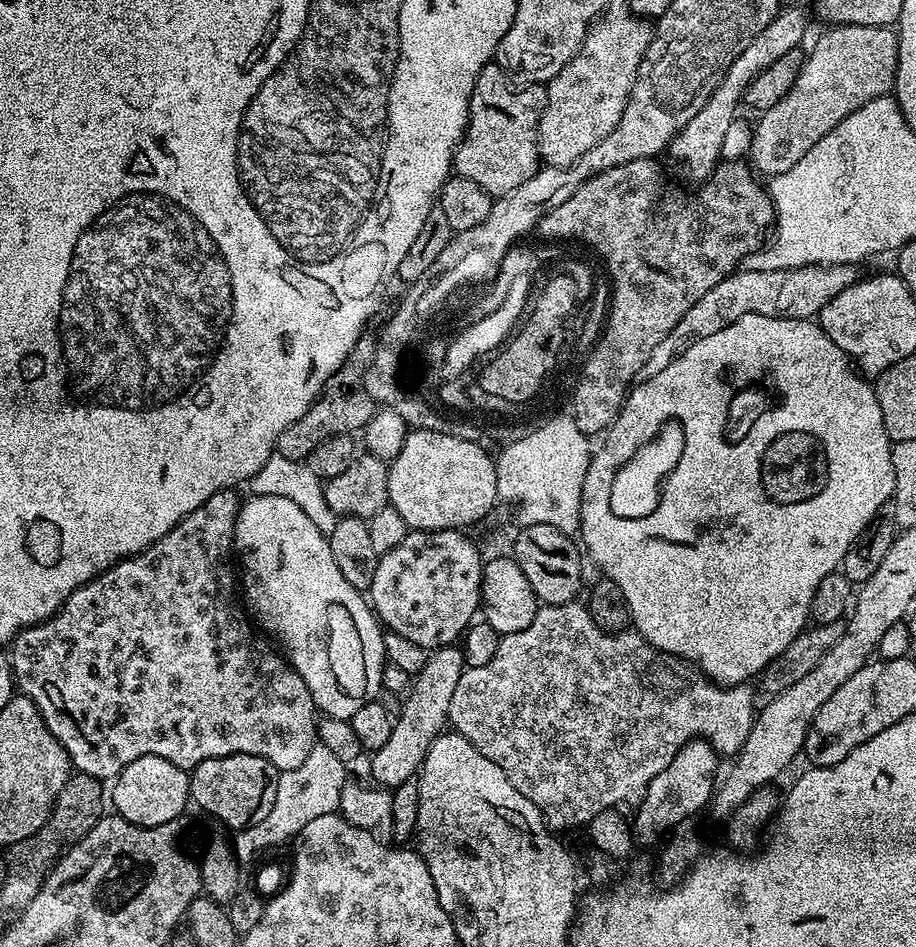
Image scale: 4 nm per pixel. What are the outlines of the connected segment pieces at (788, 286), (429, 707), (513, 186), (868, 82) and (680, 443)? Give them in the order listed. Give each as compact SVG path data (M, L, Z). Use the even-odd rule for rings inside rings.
M811 264L805 268L791 268L790 270L750 270L744 268L729 274L718 282L690 310L686 310L682 322L654 346L654 354L646 358L646 366L642 366L640 376L647 378L654 374L662 374L674 358L681 356L687 348L694 346L702 338L710 334L718 334L718 330L726 330L738 318L742 318L748 312L750 314L762 314L766 318L786 318L787 320L812 320L819 317L820 312L846 286L856 283L858 279L857 265L855 264Z
M463 647L438 648L429 655L426 666L422 666L422 670L411 681L412 693L405 698L400 713L395 713L390 739L377 752L371 753L371 779L379 787L394 790L419 773L434 738L445 731L454 689L458 687L458 678L462 678L465 667Z
M489 62L474 82L474 90L468 103L468 126L464 130L464 137L460 139L460 145L456 147L455 175L470 178L470 182L478 182L478 186L482 186L482 190L489 192L493 198L510 194L510 190L518 190L518 186L522 186L526 178L534 178L534 174L542 167L540 119L546 110L547 97L548 89L545 85L525 83L521 86L502 71L499 64Z
M842 24L827 29L828 33L817 42L804 58L804 65L790 86L790 94L778 102L778 106L770 106L755 121L752 129L752 150L750 164L761 177L771 178L778 174L786 174L794 162L806 155L806 150L812 149L817 142L822 142L838 122L842 122L854 110L866 106L879 96L887 96L893 91L896 83L896 63L898 62L898 36L891 27L875 28L874 26L854 26Z
M669 422L660 427L647 444L618 470L610 486L610 510L618 518L646 518L658 506L662 485L668 479L668 473L678 466L684 449L684 430L679 423Z

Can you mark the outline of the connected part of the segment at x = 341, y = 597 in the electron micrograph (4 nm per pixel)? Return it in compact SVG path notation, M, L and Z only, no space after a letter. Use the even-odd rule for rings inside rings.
M252 494L248 498L249 500L245 499L241 503L240 509L238 510L238 518L234 526L234 538L232 539L234 552L238 557L238 568L242 573L242 596L246 601L247 611L250 613L251 619L258 625L258 628L258 623L260 623L261 629L259 628L259 631L261 633L269 632L277 640L275 643L278 645L279 651L282 653L284 659L292 665L292 669L302 678L302 682L306 682L306 690L310 690L317 709L325 717L351 721L352 715L360 707L366 706L370 701L377 699L381 695L379 693L380 683L384 680L384 668L386 669L382 625L376 619L376 613L372 611L371 603L366 599L365 593L355 589L354 586L350 586L350 583L346 582L345 575L338 570L338 565L334 562L333 551L330 548L329 537L324 535L322 530L318 530L318 526L306 516L306 512L301 507L296 506L289 499L282 497ZM352 640L360 640L360 648L368 648L368 656L336 656L336 648L352 648Z

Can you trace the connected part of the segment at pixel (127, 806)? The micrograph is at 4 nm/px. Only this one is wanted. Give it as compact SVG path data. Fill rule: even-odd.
M143 756L134 762L130 762L130 766L126 766L117 774L111 788L110 800L112 796L112 804L116 807L113 808L115 815L143 828L153 828L179 821L181 819L179 816L183 814L184 807L189 807L190 804L189 773L183 768L174 766L174 762L166 762L166 758L158 758L157 756Z

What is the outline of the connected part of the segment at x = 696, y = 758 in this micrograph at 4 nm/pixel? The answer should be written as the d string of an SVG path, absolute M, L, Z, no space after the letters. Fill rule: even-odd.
M704 738L689 740L688 743L680 747L678 754L674 754L670 766L666 766L666 770L662 770L662 774L658 774L658 778L654 778L654 782L650 782L644 799L640 801L635 809L635 812L637 812L636 824L634 820L634 836L639 843L640 840L644 844L652 844L655 840L660 839L660 841L663 841L672 829L677 828L682 821L693 819L697 815L695 812L709 807L714 789L718 784L718 776L716 780L716 760L718 761L718 754L712 749L708 740Z

